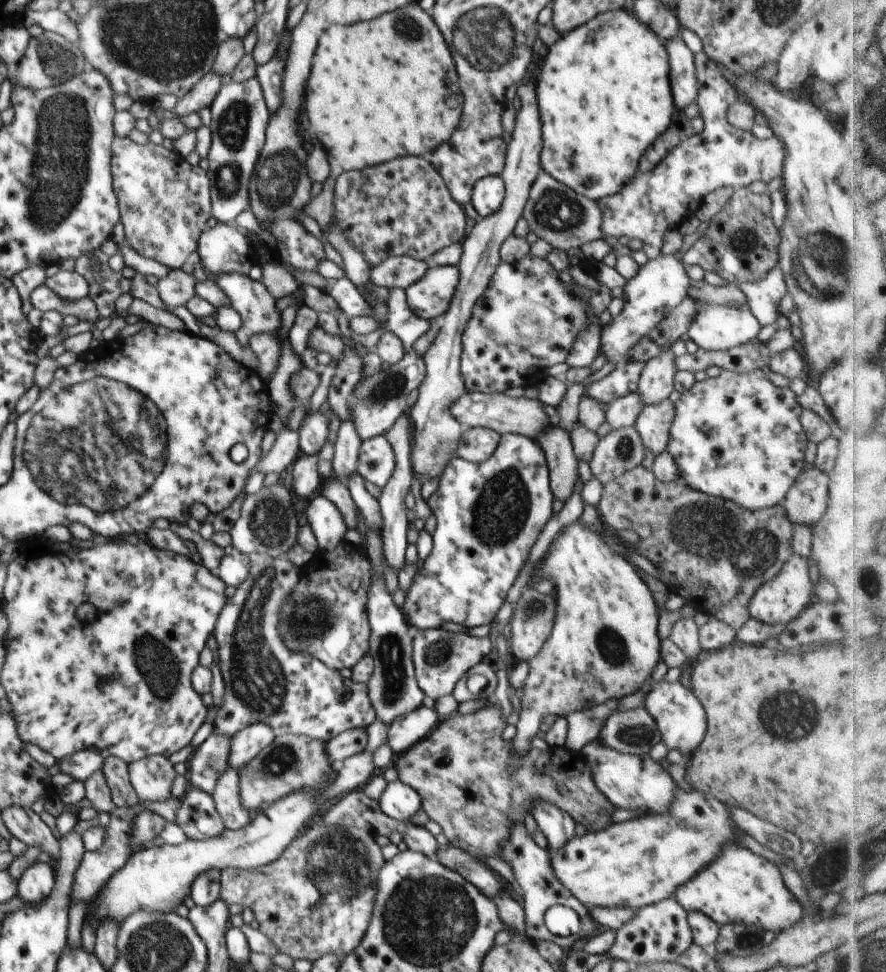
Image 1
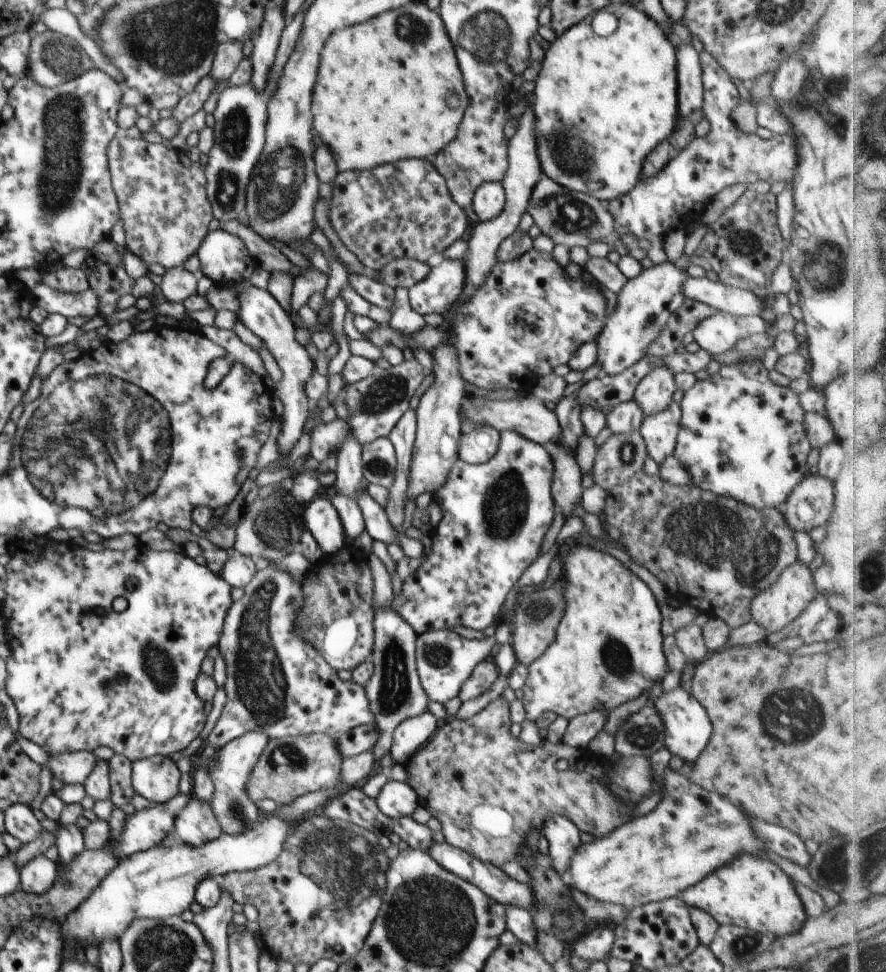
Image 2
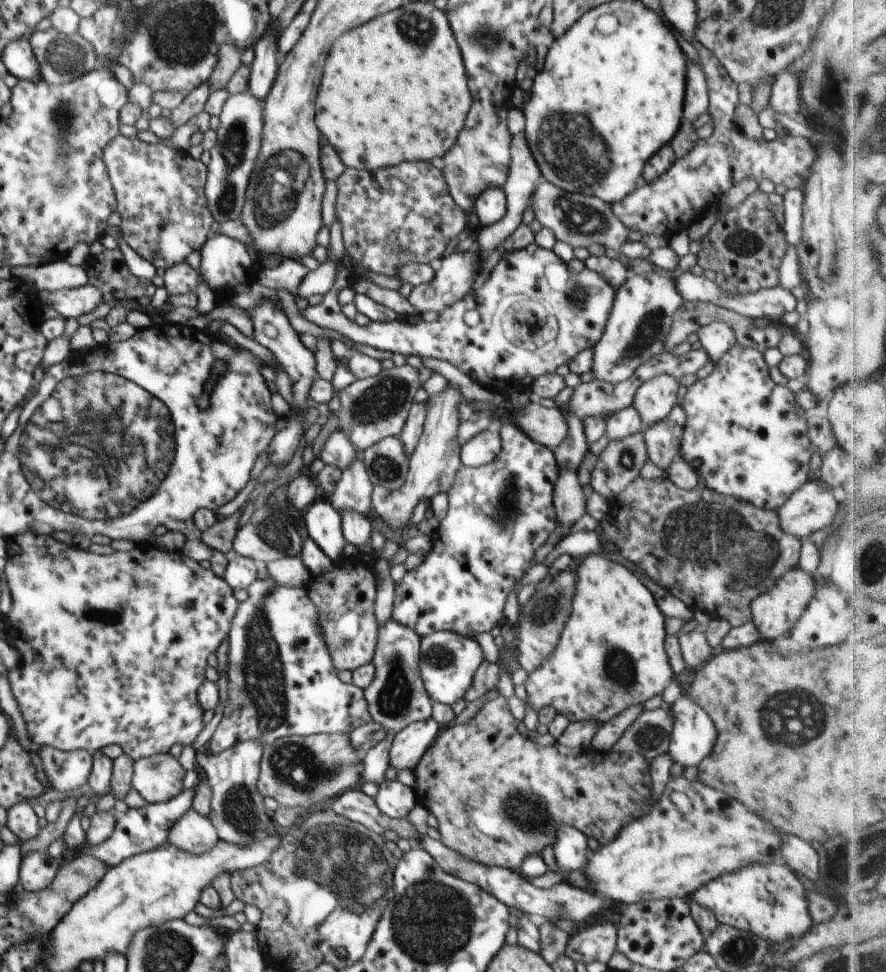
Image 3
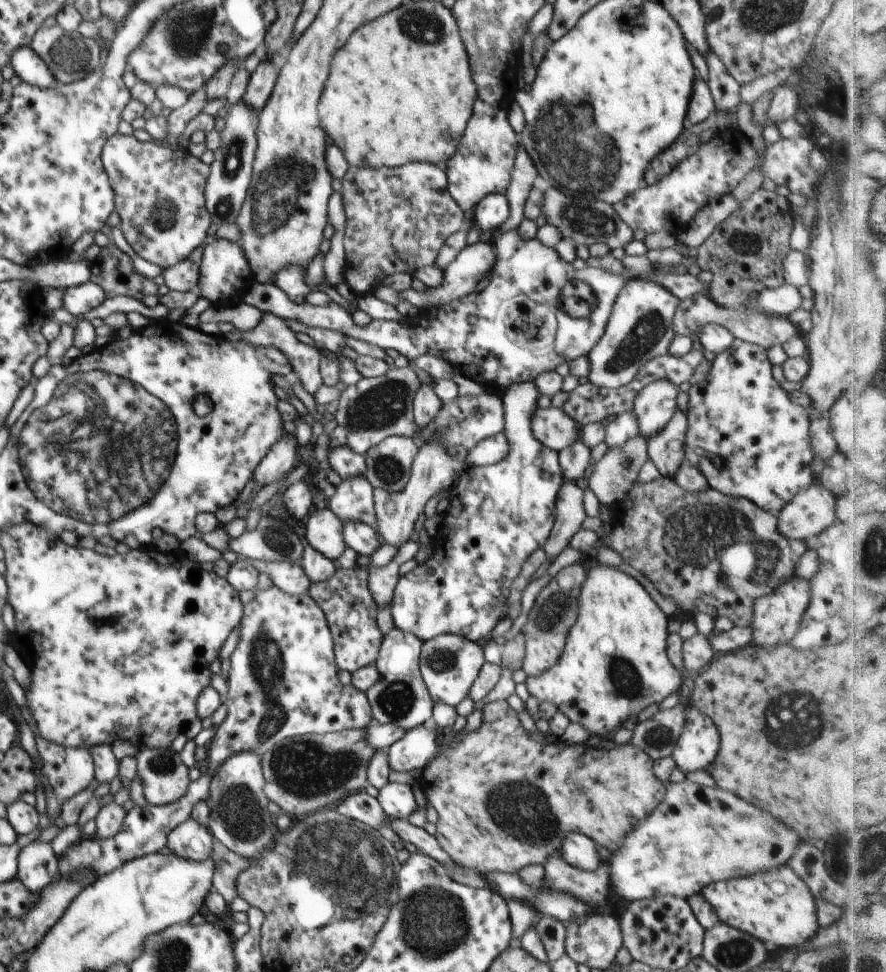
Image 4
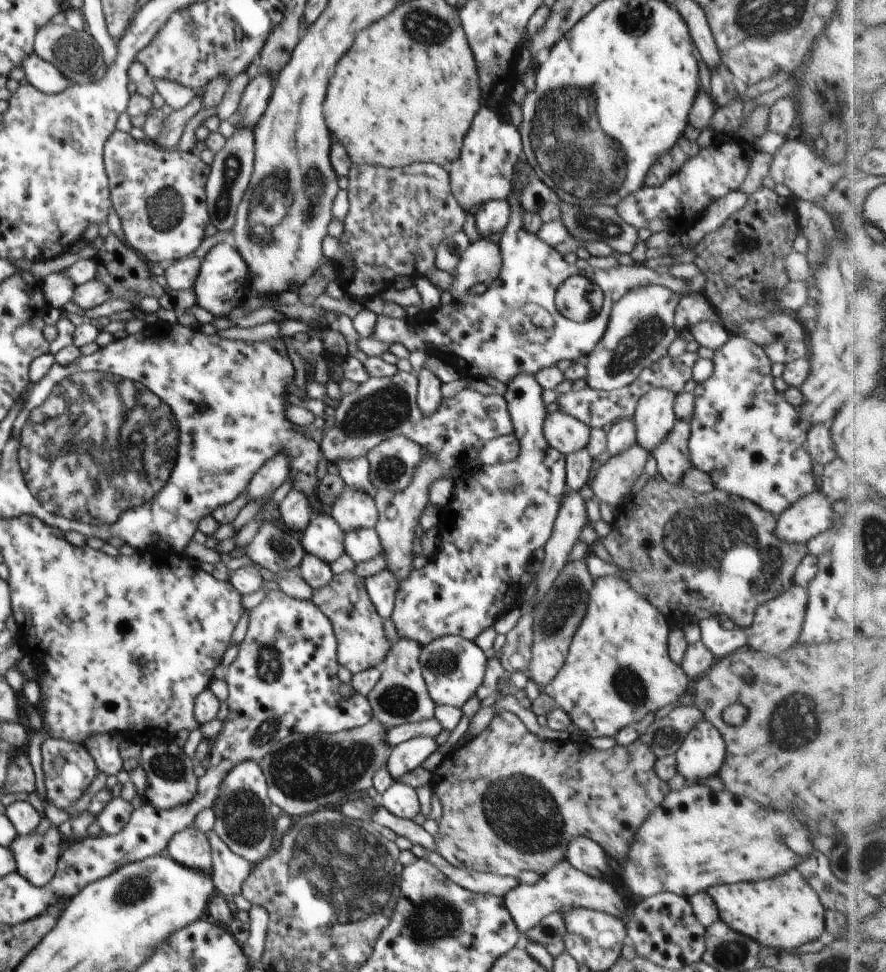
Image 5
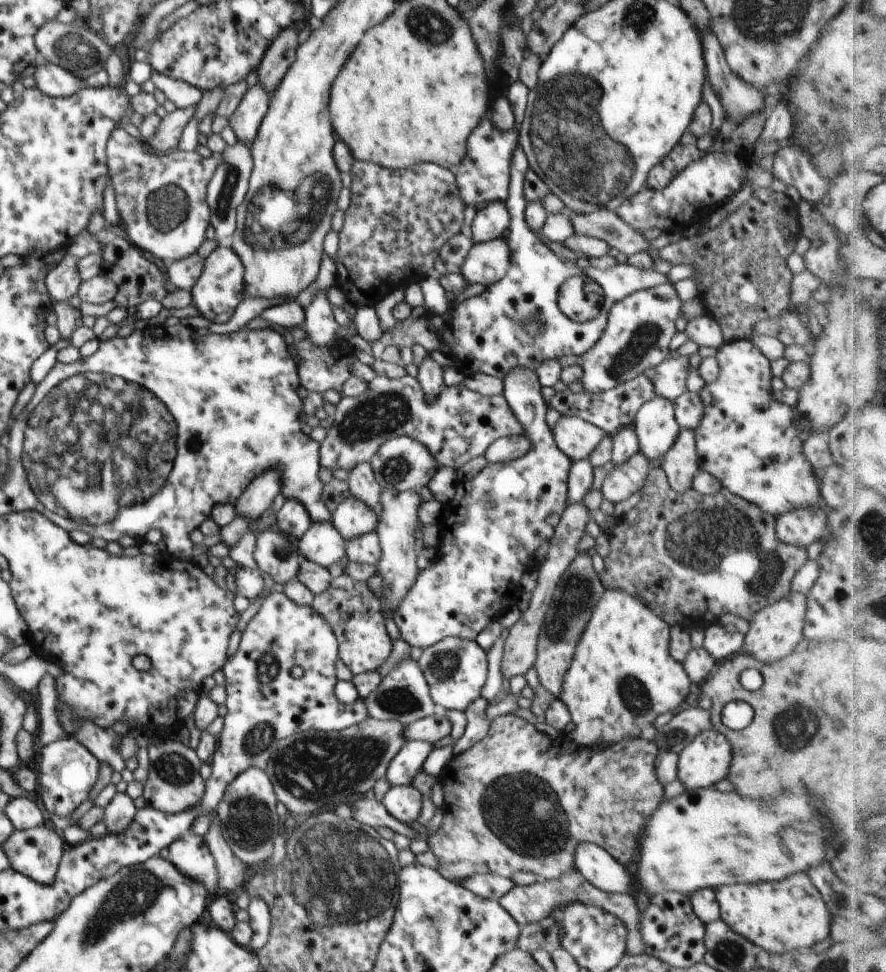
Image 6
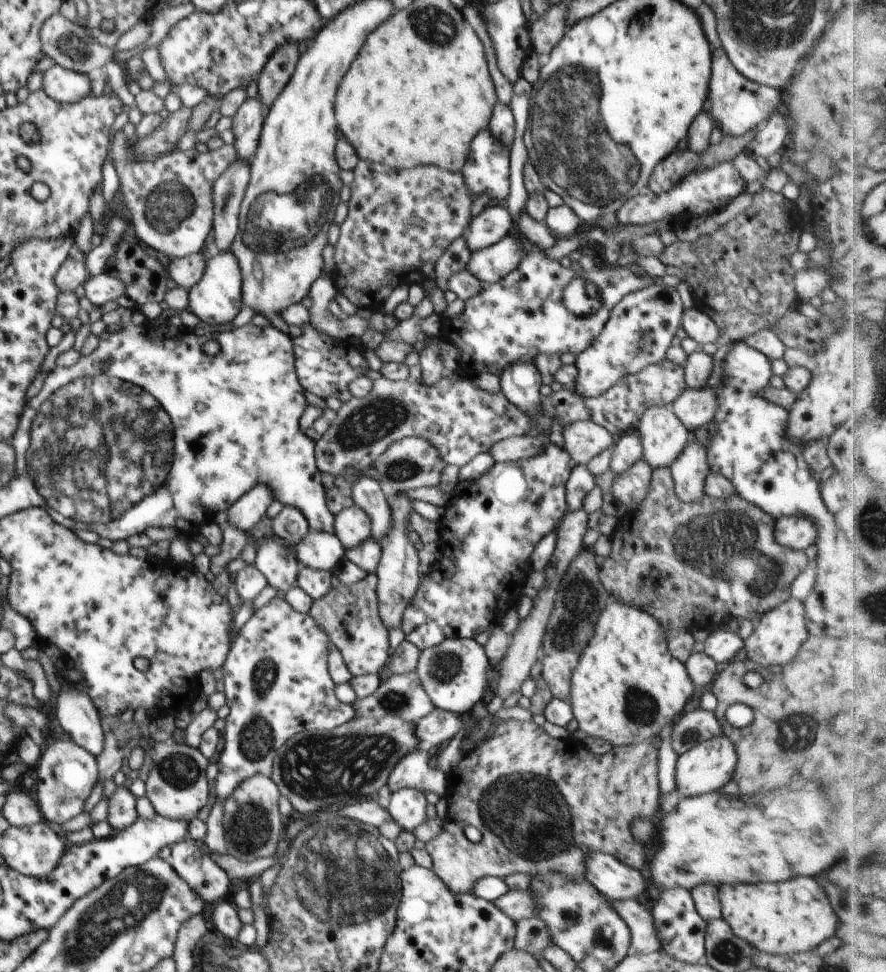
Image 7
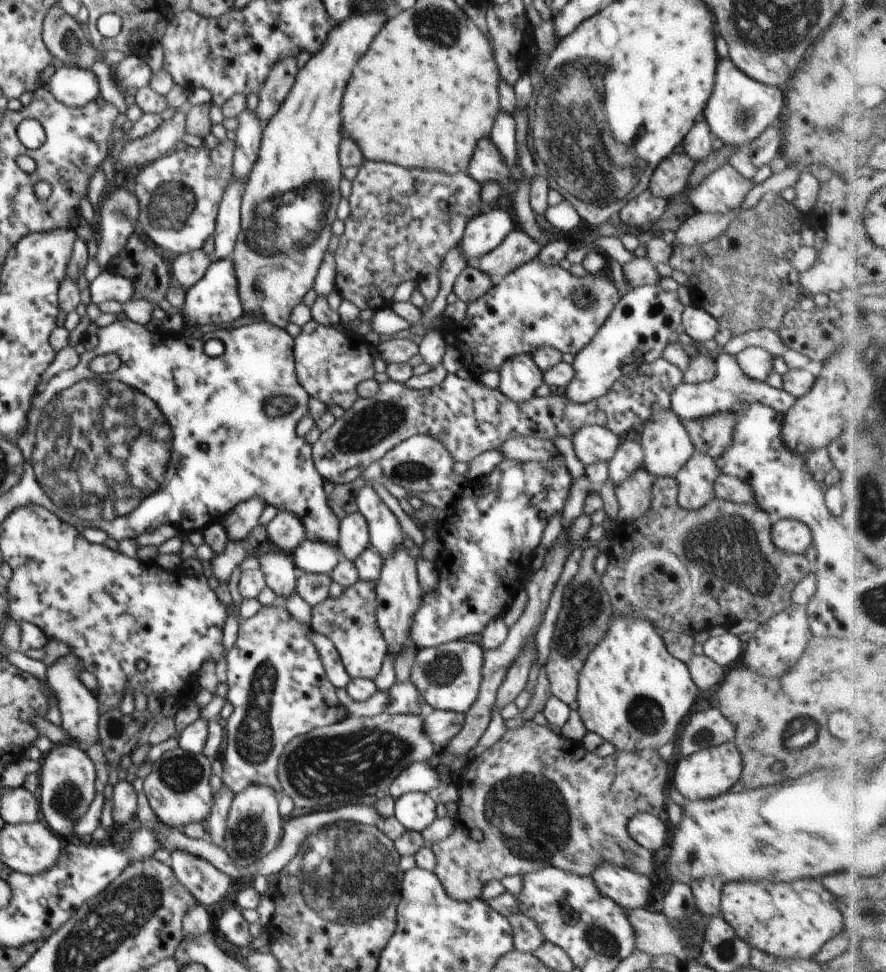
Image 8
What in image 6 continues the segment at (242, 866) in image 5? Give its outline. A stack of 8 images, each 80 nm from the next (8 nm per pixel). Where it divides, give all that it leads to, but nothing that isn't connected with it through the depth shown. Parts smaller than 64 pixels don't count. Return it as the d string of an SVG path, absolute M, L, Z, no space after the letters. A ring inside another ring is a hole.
M215 812L212 814L214 816L212 826L203 838L215 860L216 870L218 870L218 888L221 893L237 893L244 886L244 875L248 865L232 853L222 836L222 824L218 815Z

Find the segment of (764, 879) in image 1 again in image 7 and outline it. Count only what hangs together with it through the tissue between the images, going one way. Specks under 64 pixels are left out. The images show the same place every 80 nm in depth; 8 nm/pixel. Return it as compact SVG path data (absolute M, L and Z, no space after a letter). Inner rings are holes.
M797 876L786 882L738 883L719 887L722 918L730 925L733 933L749 942L756 950L771 955L786 956L807 953L817 948L824 940L835 936L840 923L825 888L815 877Z

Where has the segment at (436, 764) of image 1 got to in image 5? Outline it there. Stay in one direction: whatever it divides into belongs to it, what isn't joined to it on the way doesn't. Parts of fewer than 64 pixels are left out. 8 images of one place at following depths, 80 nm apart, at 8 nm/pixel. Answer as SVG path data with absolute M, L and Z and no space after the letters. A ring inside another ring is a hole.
M496 708L496 711L490 724L478 736L452 750L443 758L438 768L431 772L432 781L430 786L432 792L438 796L440 804L442 804L442 818L440 818L440 823L438 824L438 833L434 837L436 851L439 855L446 862L450 862L452 866L456 866L456 868L466 868L476 872L513 878L518 878L522 871L529 870L542 877L548 870L552 870L552 866L556 866L558 862L565 860L566 848L571 839L582 836L595 841L613 862L624 860L628 856L630 844L632 844L638 828L642 826L646 818L657 807L662 806L665 797L671 792L668 782L660 780L654 771L657 758L652 753L652 750L638 739L632 744L628 744L628 746L616 745L608 750L596 750L586 742L540 740L538 736L529 732L522 720L512 712L505 709L500 710L500 708Z

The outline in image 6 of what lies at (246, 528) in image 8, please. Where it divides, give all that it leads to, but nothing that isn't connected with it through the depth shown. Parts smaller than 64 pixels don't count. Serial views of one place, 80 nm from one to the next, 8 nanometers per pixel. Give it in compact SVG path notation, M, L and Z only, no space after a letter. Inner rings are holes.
M266 470L257 478L254 478L246 491L235 503L236 515L254 524L259 516L273 504L274 498L278 496L282 488L282 478L278 470Z

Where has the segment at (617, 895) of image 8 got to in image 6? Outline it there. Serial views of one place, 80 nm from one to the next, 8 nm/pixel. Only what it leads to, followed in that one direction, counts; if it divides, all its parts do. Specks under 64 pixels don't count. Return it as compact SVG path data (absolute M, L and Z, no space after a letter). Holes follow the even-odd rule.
M595 843L577 844L574 852L574 868L592 886L604 892L627 894L632 888L632 876L628 867L616 862L604 848Z

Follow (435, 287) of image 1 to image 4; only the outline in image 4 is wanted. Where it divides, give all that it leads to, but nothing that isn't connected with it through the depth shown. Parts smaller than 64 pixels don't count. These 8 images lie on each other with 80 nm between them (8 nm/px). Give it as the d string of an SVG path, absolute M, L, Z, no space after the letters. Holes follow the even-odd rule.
M486 237L475 244L465 247L460 254L456 256L456 259L443 270L444 281L440 287L427 288L426 291L416 291L410 288L403 292L397 292L383 285L373 292L373 295L375 298L378 298L378 300L382 300L382 302L386 302L392 306L397 306L401 302L409 302L421 311L428 309L428 306L437 307L441 303L444 305L459 300L468 294L476 292L476 287L483 278L490 278L496 263L496 255L493 247L492 243L488 241Z

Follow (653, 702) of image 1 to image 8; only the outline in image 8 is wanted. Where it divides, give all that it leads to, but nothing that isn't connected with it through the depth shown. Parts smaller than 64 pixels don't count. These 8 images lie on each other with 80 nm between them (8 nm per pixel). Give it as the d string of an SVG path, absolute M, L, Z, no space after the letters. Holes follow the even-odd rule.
M726 742L720 746L708 746L698 750L690 756L677 758L672 762L672 785L687 801L716 798L720 794L729 793L728 790L740 781L742 774L742 756L734 742Z

